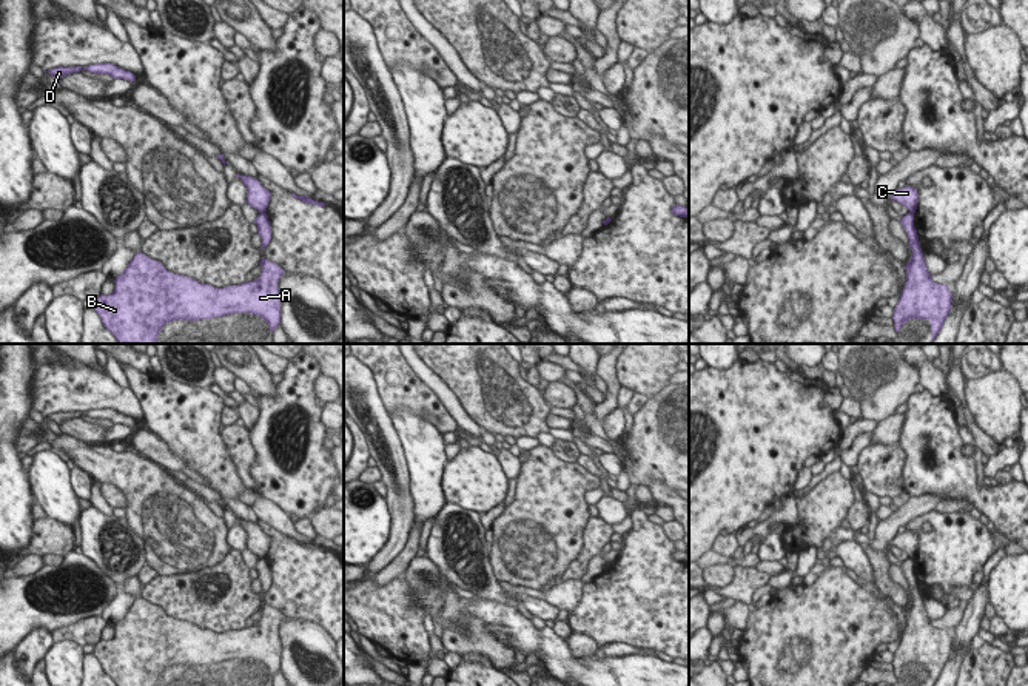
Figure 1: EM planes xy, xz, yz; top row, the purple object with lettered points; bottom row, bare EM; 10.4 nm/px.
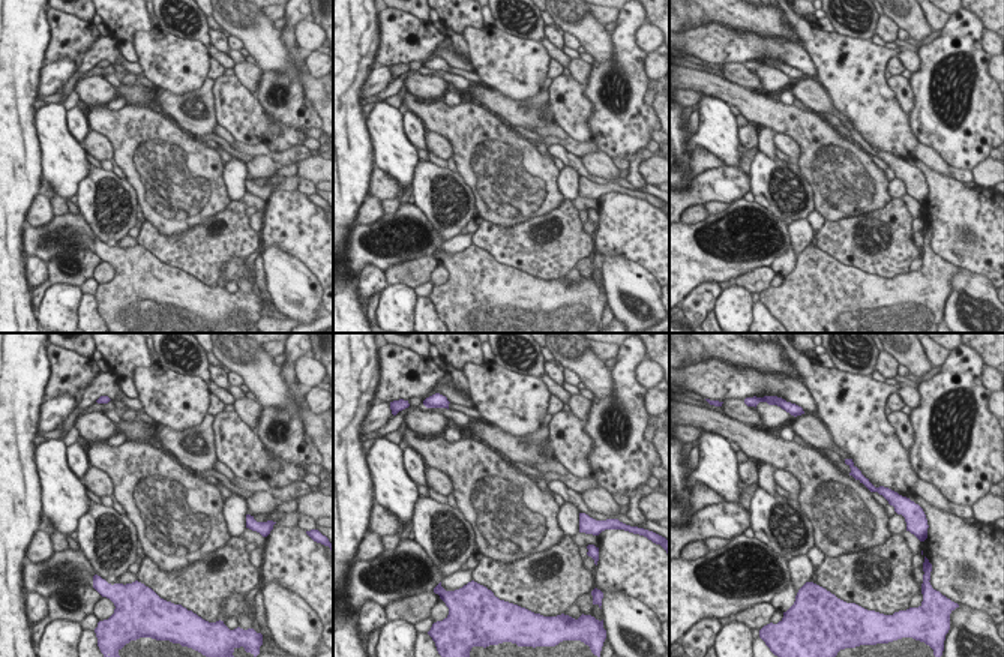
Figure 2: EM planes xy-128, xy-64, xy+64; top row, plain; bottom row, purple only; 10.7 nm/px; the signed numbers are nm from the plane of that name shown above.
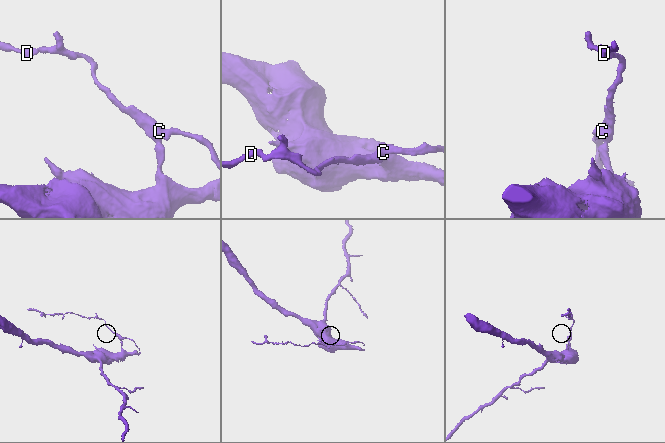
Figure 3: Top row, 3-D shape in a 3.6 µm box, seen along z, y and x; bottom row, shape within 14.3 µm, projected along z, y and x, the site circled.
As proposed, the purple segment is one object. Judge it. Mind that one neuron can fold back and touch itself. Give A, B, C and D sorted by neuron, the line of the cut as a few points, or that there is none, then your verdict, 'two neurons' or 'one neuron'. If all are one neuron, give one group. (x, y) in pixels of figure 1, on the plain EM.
groups A B / C D; cut xy (264, 557), (261, 560); two neurons

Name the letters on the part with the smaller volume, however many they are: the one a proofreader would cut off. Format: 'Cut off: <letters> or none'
Cut off: C, D

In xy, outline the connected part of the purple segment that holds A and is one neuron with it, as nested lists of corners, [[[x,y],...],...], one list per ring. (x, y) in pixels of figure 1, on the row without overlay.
[[[136,598],[116,623],[114,637],[94,644],[92,654],[116,686],[157,686],[168,668],[244,657],[260,661],[270,671],[270,677],[274,677],[281,669],[277,627],[284,615],[265,603],[260,612],[262,618],[256,626],[214,634],[174,620],[160,607]]]

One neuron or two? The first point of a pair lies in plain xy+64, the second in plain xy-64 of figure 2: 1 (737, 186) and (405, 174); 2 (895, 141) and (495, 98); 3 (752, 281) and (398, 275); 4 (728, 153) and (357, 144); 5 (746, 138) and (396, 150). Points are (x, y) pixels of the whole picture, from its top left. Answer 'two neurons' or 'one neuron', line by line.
1: two neurons
2: two neurons
3: one neuron
4: two neurons
5: two neurons

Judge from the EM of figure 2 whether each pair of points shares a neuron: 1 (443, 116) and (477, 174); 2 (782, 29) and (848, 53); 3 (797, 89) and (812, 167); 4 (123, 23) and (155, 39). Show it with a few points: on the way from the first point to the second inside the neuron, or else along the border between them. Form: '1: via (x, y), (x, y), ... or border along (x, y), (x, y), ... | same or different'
1: via (458, 131), (477, 150), (477, 159) | same
2: border along (782, 15), (799, 41) | different
3: border along (808, 108), (818, 114) | different
4: border along (155, 26), (149, 30), (137, 30), (131, 42) | different

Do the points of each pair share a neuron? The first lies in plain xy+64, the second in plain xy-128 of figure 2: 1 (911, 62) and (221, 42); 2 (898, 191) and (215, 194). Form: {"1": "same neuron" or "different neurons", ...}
{"1": "different neurons", "2": "different neurons"}

